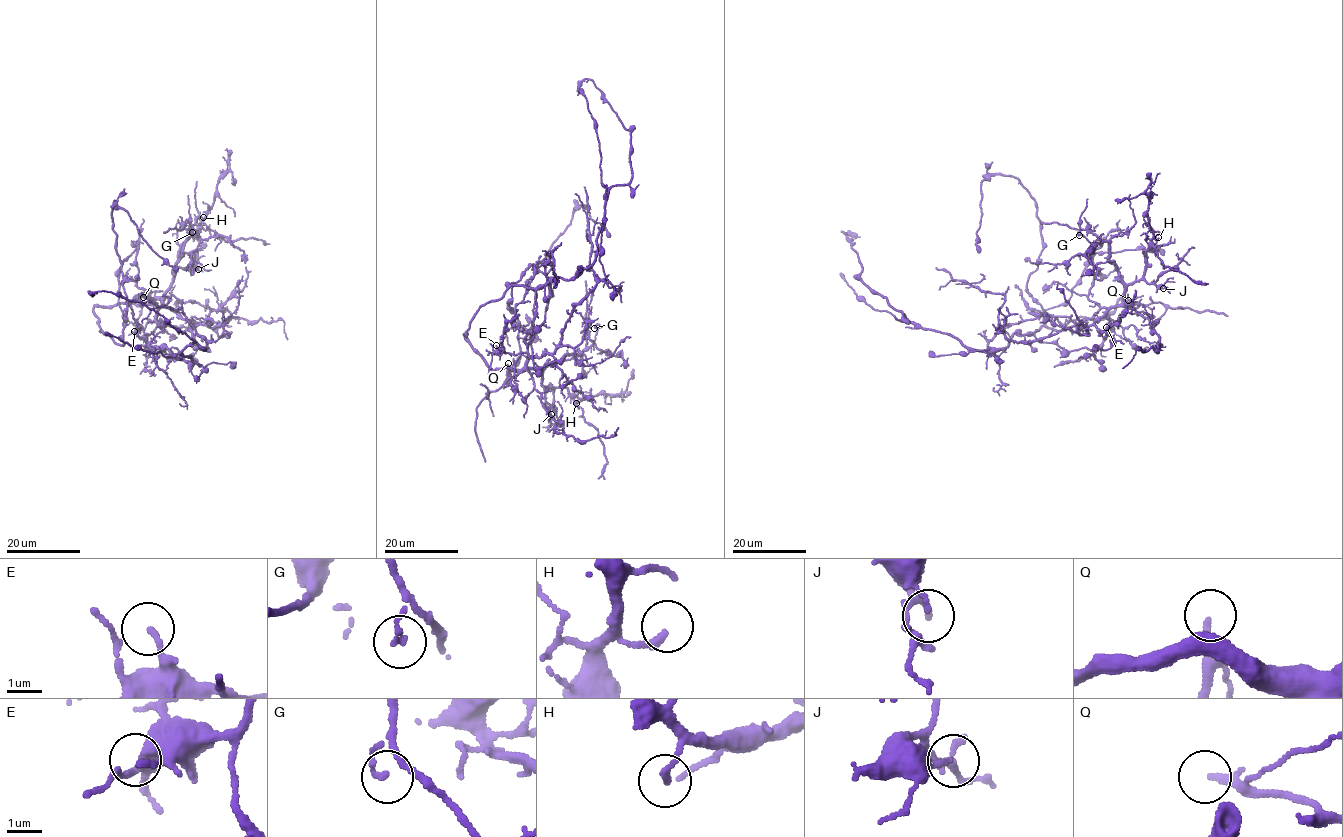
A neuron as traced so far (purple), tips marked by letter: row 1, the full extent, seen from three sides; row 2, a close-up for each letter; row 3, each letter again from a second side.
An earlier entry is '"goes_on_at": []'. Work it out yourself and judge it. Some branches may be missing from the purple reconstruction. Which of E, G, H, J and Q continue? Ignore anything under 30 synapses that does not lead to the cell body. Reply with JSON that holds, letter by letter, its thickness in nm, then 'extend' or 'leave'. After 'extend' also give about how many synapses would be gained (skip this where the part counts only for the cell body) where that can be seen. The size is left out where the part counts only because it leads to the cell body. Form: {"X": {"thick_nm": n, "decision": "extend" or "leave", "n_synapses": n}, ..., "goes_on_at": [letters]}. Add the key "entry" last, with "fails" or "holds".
{"E": {"thick_nm": 120, "decision": "leave"}, "G": {"thick_nm": 140, "decision": "leave"}, "H": {"thick_nm": 190, "decision": "leave"}, "J": {"thick_nm": 110, "decision": "leave"}, "Q": {"thick_nm": 220, "decision": "extend", "n_synapses": 35}, "goes_on_at": ["Q"], "entry": "fails"}

